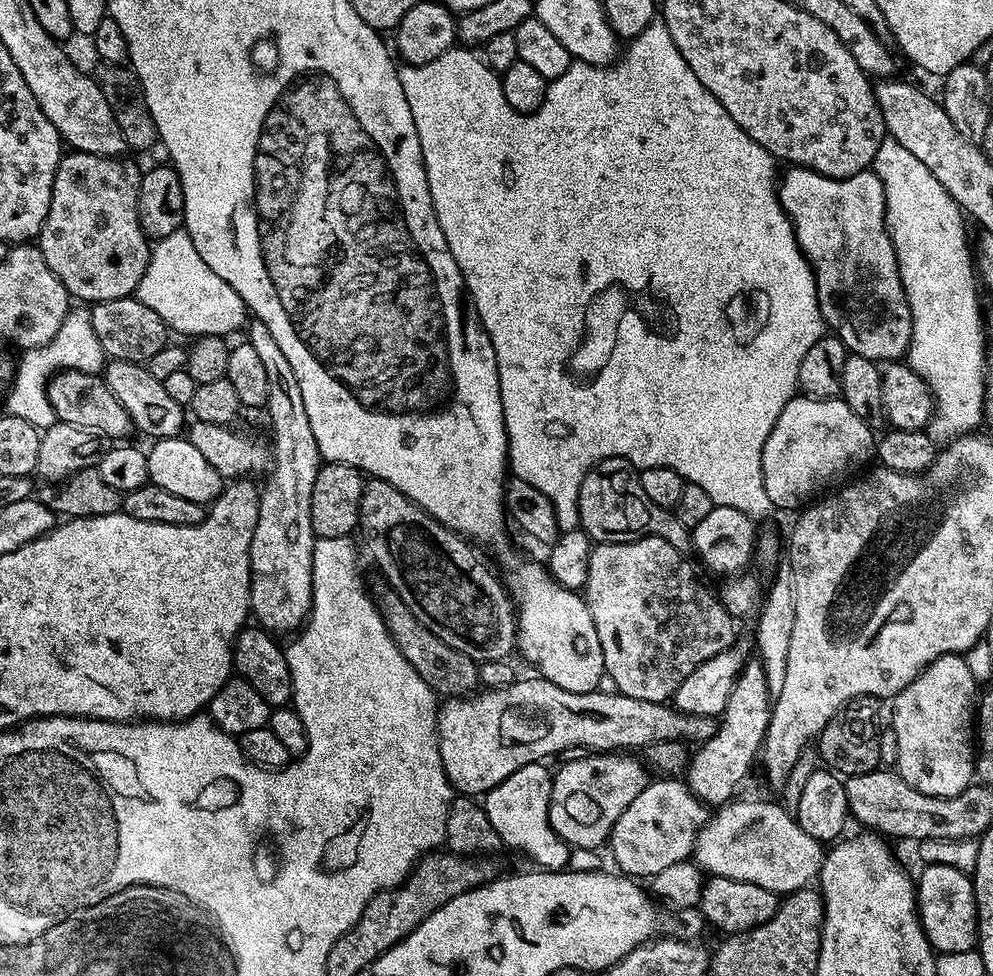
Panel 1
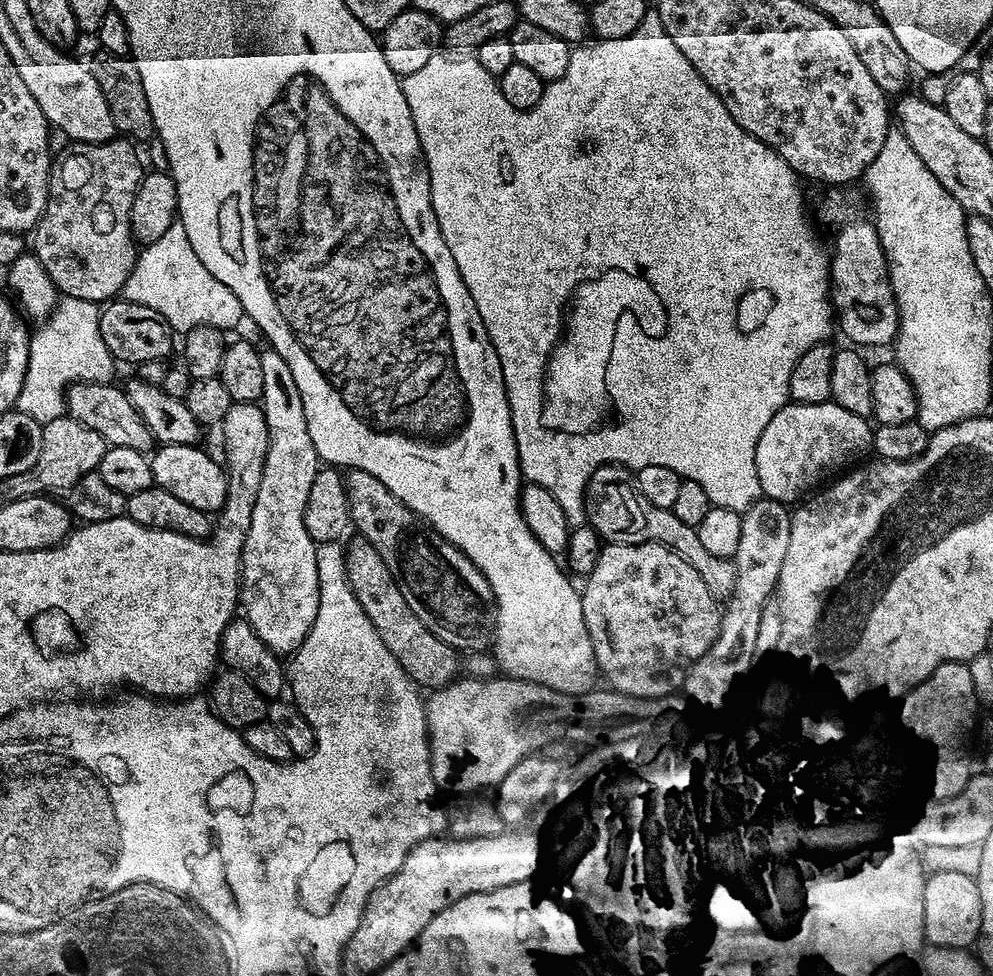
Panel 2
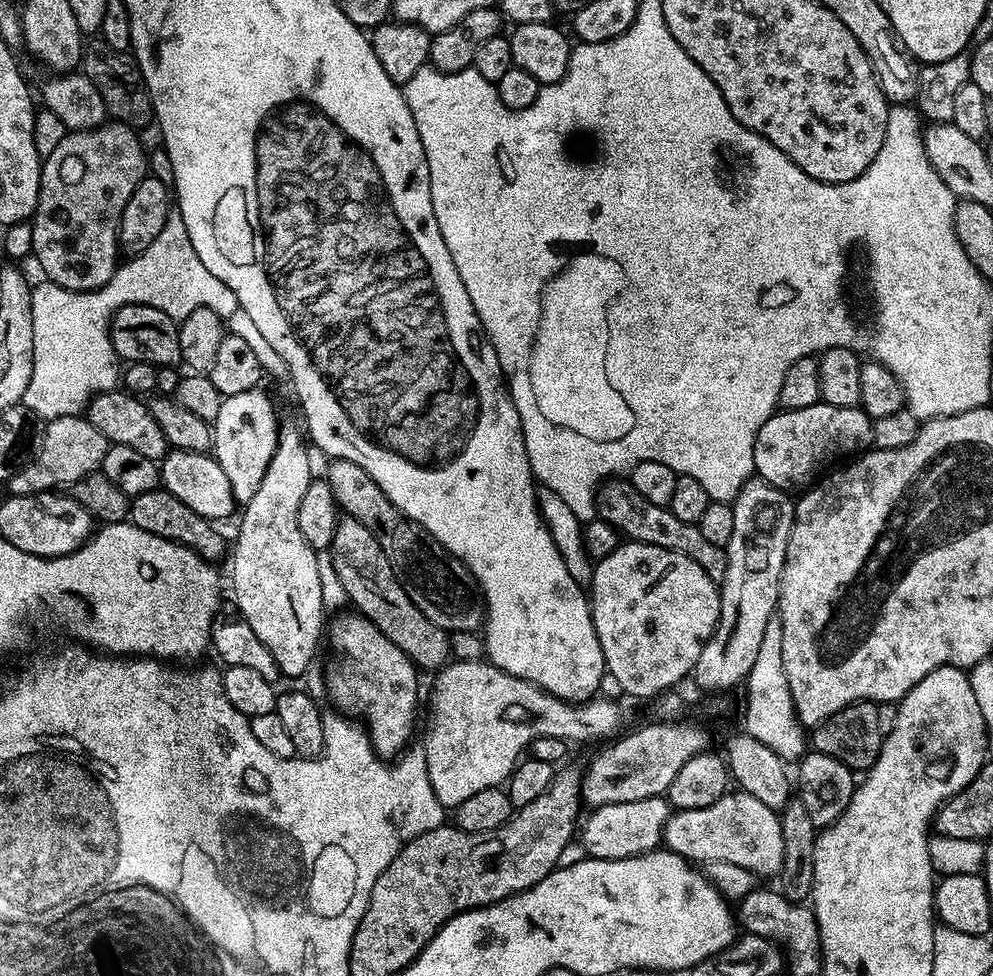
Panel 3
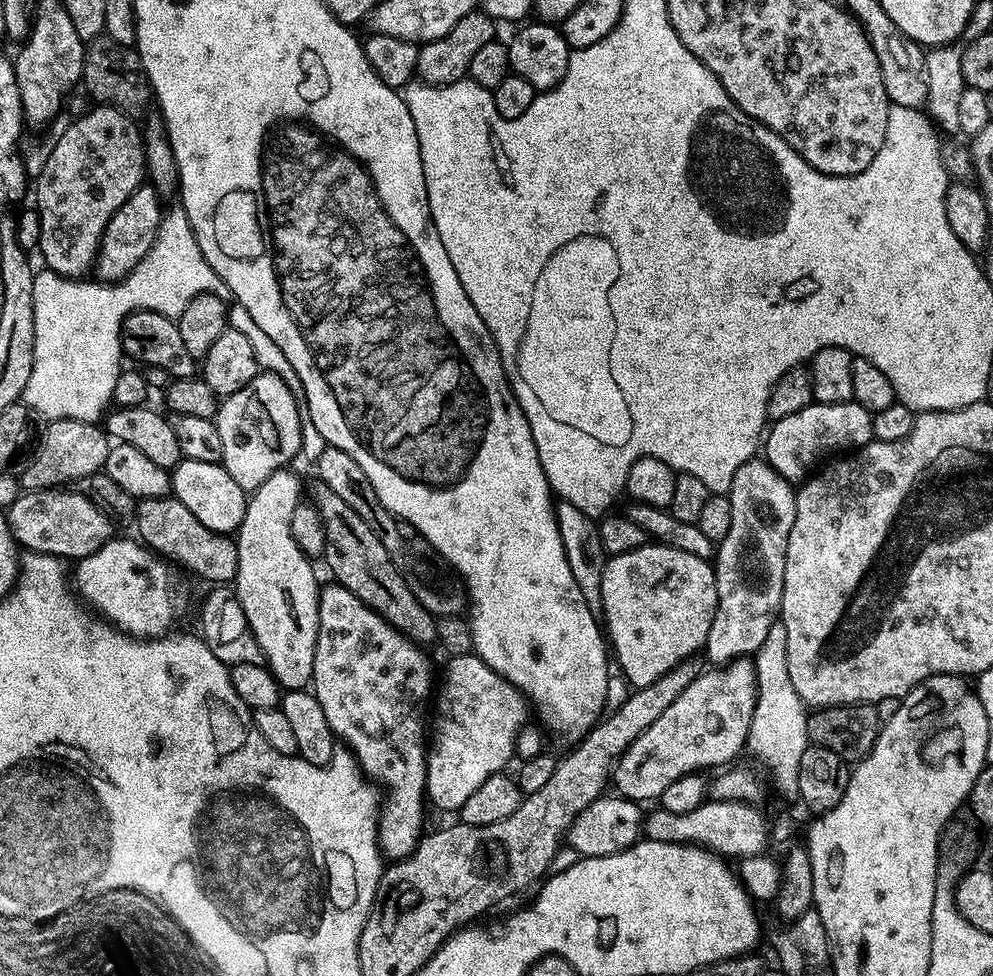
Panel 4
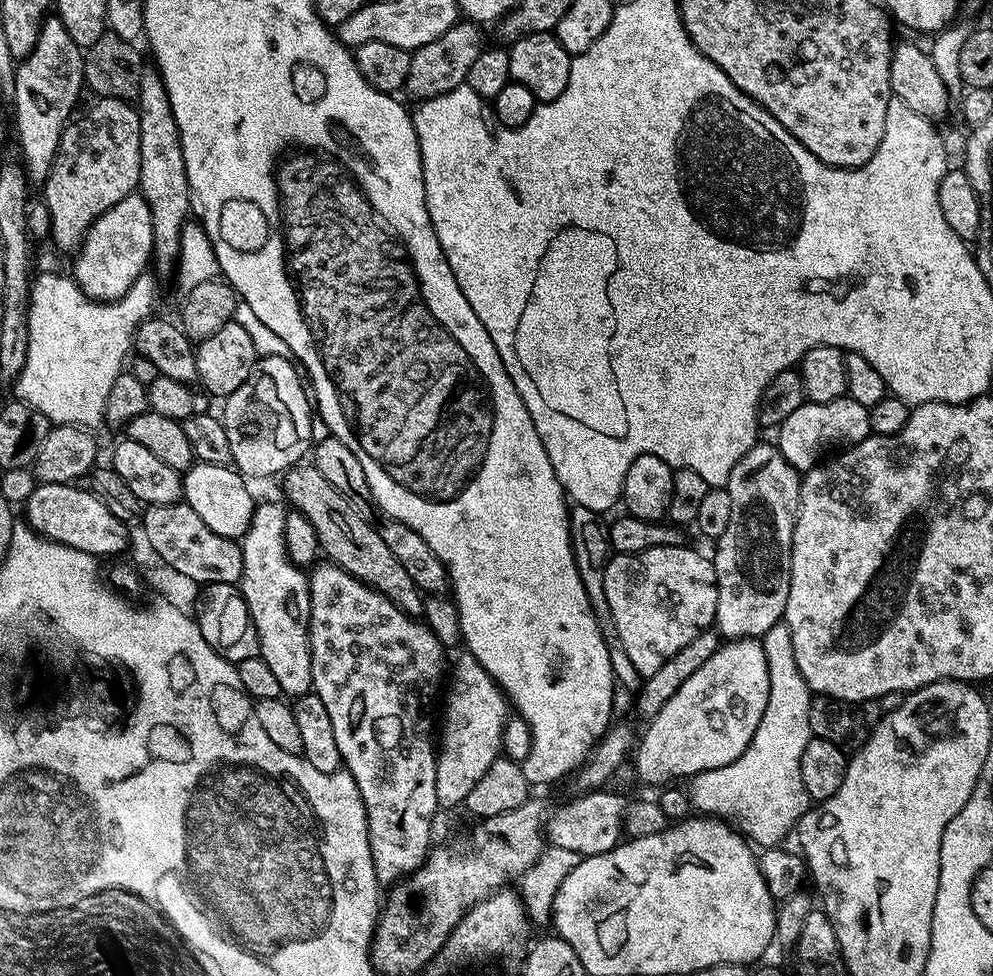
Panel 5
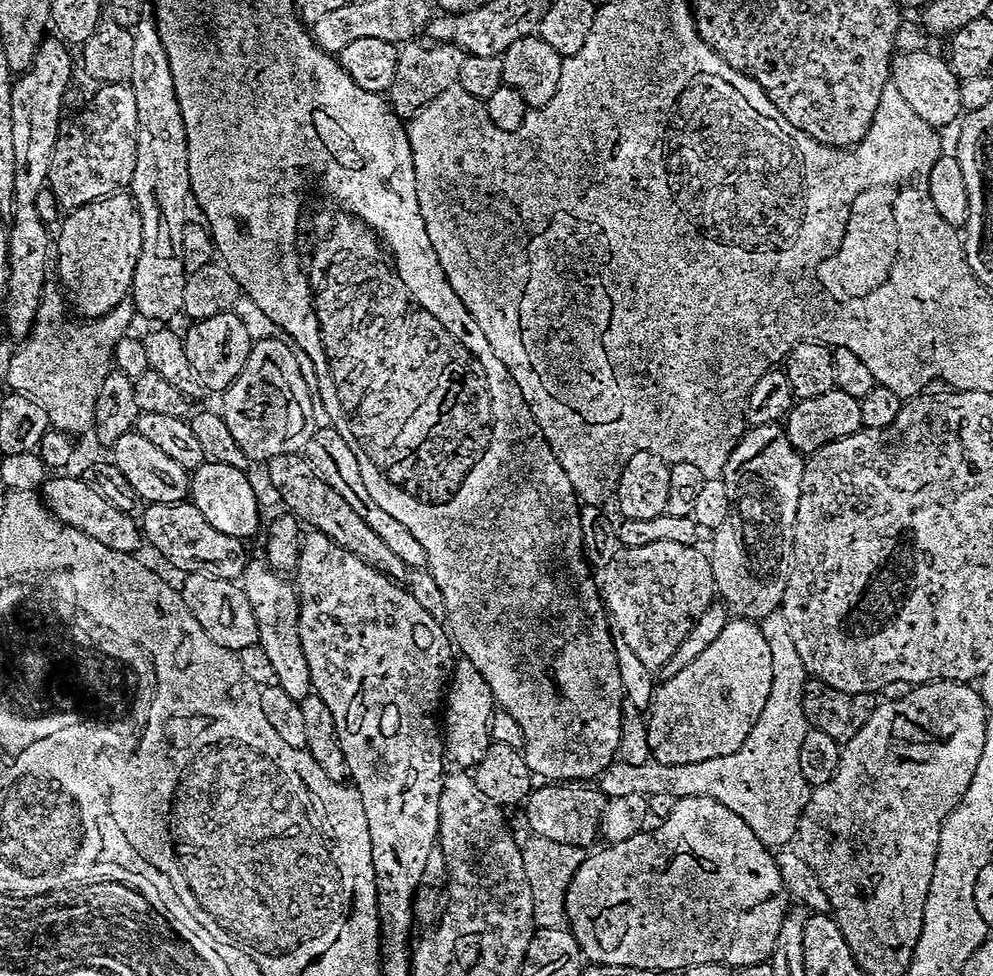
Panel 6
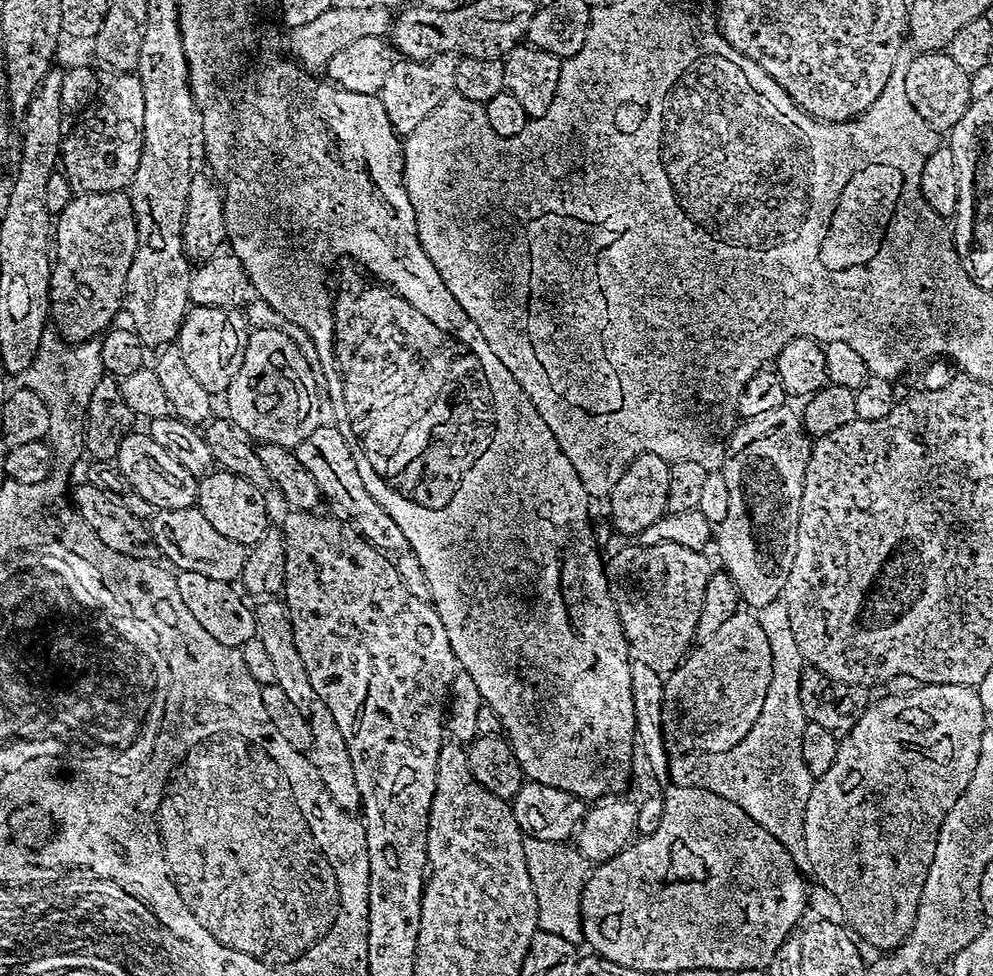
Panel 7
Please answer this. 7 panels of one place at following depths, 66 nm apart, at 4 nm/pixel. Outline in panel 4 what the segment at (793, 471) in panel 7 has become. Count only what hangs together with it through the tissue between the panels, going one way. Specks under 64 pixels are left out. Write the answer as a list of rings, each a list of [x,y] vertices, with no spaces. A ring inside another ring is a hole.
[[[753,458],[746,461],[742,466],[738,466],[738,474],[734,474],[732,479],[732,491],[727,493],[728,501],[732,507],[732,517],[730,518],[730,530],[726,538],[719,541],[718,547],[714,552],[714,567],[716,570],[716,589],[718,590],[718,606],[714,614],[714,622],[710,622],[710,634],[706,638],[702,649],[703,655],[708,655],[711,662],[716,666],[728,665],[734,660],[744,657],[751,657],[762,646],[766,639],[766,633],[769,632],[770,626],[777,623],[780,614],[780,603],[782,602],[782,586],[786,578],[786,542],[790,538],[790,526],[794,526],[796,517],[796,492],[793,485],[786,478],[782,478],[776,471],[768,465],[768,461],[763,458]]]

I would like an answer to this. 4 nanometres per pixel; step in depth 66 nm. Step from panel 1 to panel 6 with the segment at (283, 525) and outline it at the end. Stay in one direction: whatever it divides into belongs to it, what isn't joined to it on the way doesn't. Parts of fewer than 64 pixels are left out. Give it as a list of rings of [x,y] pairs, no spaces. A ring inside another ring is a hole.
[[[249,559],[248,568],[242,577],[242,587],[246,598],[252,603],[254,622],[258,622],[259,646],[266,650],[266,658],[270,658],[270,666],[274,666],[274,674],[278,687],[286,690],[290,698],[302,701],[312,691],[310,666],[306,666],[306,654],[302,654],[302,638],[300,637],[300,599],[296,593],[296,585],[291,579],[277,574],[267,567],[263,559]]]

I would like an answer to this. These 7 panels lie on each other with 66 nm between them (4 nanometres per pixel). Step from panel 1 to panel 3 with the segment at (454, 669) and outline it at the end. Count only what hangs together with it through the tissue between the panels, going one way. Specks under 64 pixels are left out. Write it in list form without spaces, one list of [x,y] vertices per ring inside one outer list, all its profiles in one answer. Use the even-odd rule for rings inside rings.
[[[341,515],[338,526],[334,530],[332,543],[332,565],[334,574],[338,574],[338,582],[342,586],[347,603],[353,604],[359,615],[365,616],[402,654],[412,659],[417,669],[432,668],[439,670],[450,660],[450,636],[444,629],[434,626],[414,602],[410,602],[410,594],[404,589],[404,581],[396,575],[390,566],[390,558],[386,550],[378,542],[362,522],[353,516]]]

